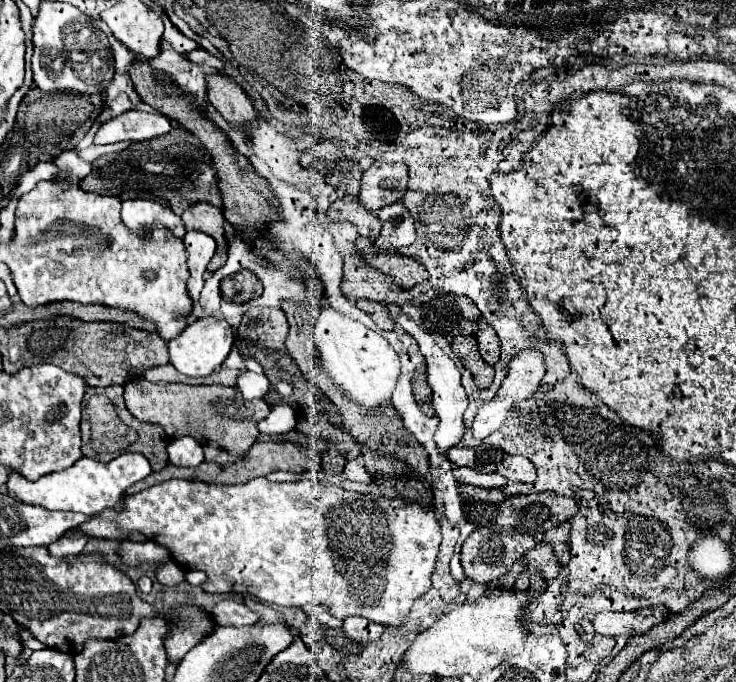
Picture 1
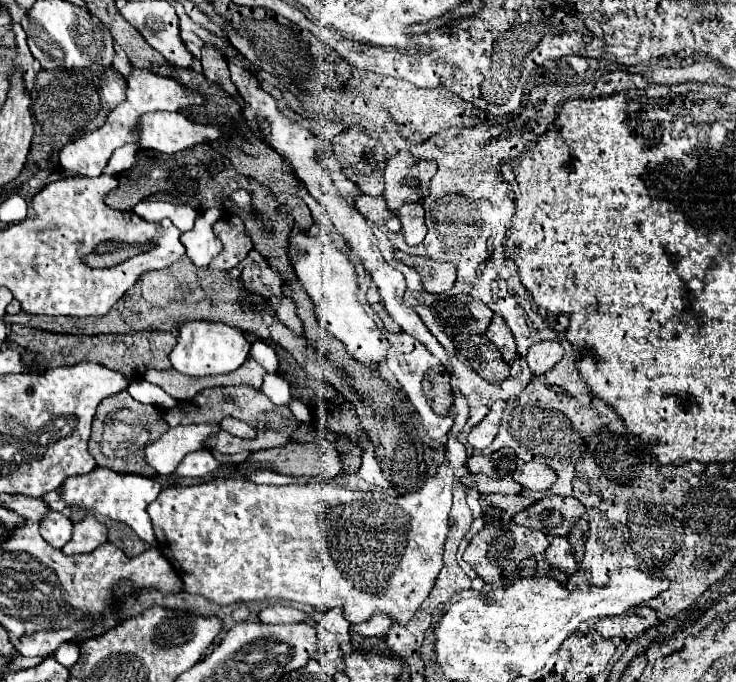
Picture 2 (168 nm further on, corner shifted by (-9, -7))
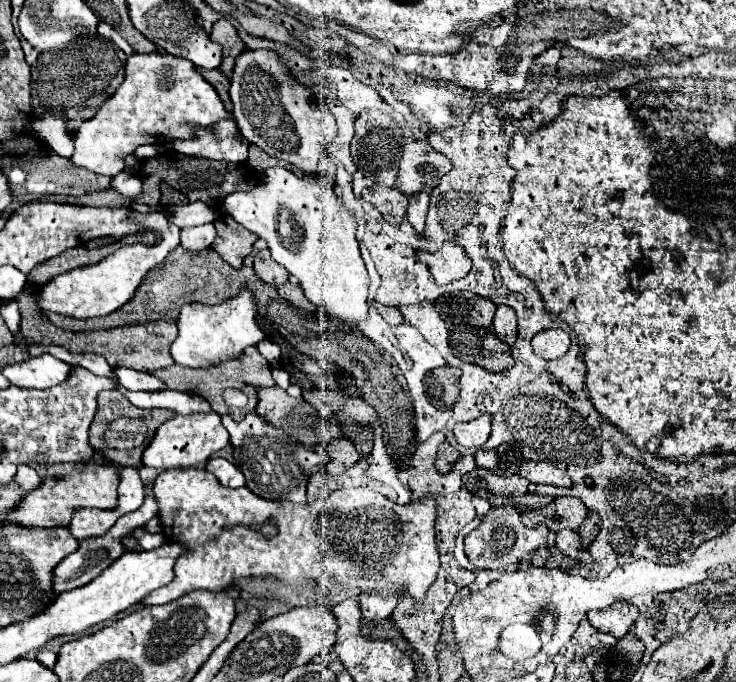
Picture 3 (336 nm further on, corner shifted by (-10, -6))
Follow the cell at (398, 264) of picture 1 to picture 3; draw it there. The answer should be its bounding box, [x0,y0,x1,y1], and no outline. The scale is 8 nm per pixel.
[418,244,472,286]

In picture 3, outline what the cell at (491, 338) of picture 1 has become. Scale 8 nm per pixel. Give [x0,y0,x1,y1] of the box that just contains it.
[494,306,516,346]

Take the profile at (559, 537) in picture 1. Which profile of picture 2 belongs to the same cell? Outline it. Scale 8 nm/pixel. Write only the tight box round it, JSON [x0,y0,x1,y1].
[569,515,589,563]

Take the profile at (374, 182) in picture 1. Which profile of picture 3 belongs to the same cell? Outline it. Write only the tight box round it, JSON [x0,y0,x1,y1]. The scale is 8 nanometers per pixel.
[396,140,452,196]

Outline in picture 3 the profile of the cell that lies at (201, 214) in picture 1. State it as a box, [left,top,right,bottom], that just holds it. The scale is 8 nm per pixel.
[212,216,256,268]

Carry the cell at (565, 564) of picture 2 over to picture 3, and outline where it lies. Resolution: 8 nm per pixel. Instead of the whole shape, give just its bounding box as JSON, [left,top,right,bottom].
[556,530,586,558]

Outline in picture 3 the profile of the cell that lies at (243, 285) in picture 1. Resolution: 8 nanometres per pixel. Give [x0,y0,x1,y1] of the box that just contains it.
[254,250,288,286]

